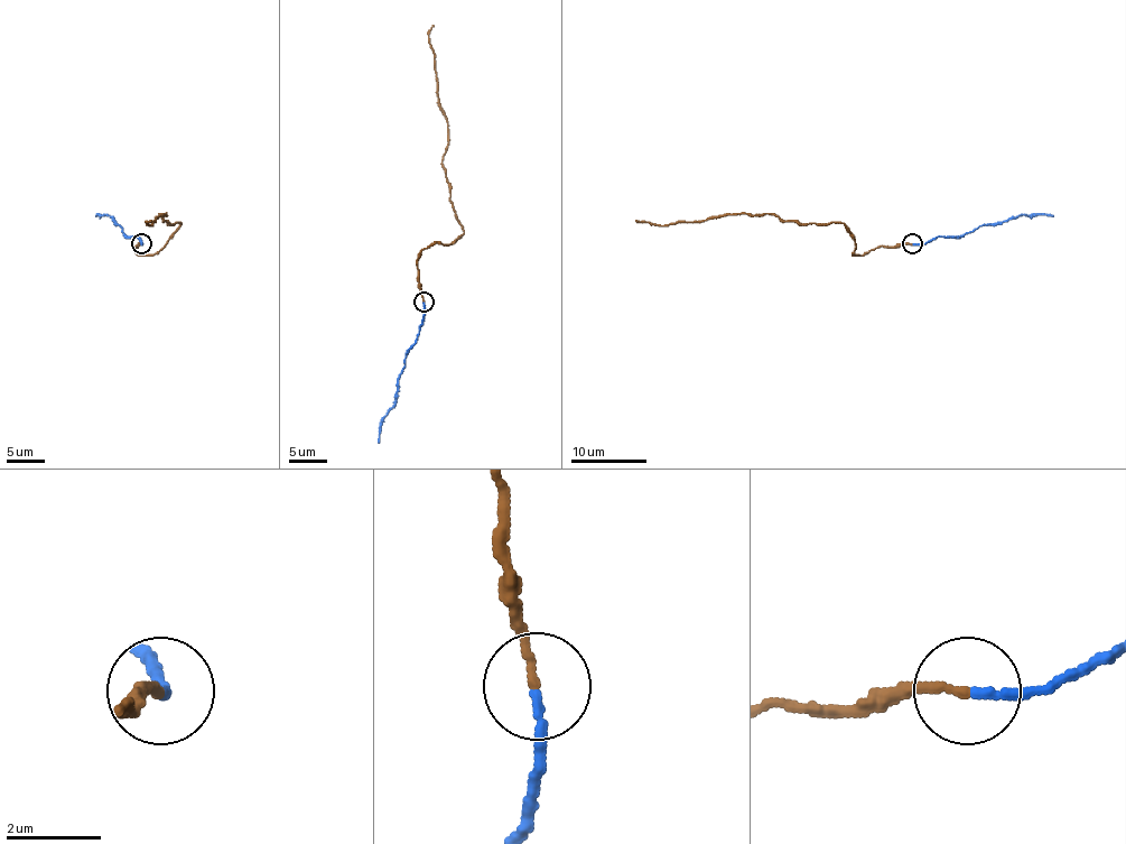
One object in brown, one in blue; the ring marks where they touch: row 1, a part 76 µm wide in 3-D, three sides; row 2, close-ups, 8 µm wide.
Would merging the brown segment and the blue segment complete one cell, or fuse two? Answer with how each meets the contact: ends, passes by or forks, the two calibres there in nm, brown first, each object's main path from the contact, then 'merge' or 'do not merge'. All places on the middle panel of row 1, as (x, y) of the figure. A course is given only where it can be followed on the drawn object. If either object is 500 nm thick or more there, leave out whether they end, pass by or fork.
brown ends | blue ends | 190/200 nm | brown via (424, 300), (421, 251), (452, 243), (463, 232), (443, 156), (448, 122), (437, 93), (433, 25) | blue via (424, 303), (425, 314), (419, 333), (410, 349), (399, 390), (381, 423), (378, 442) | merge

